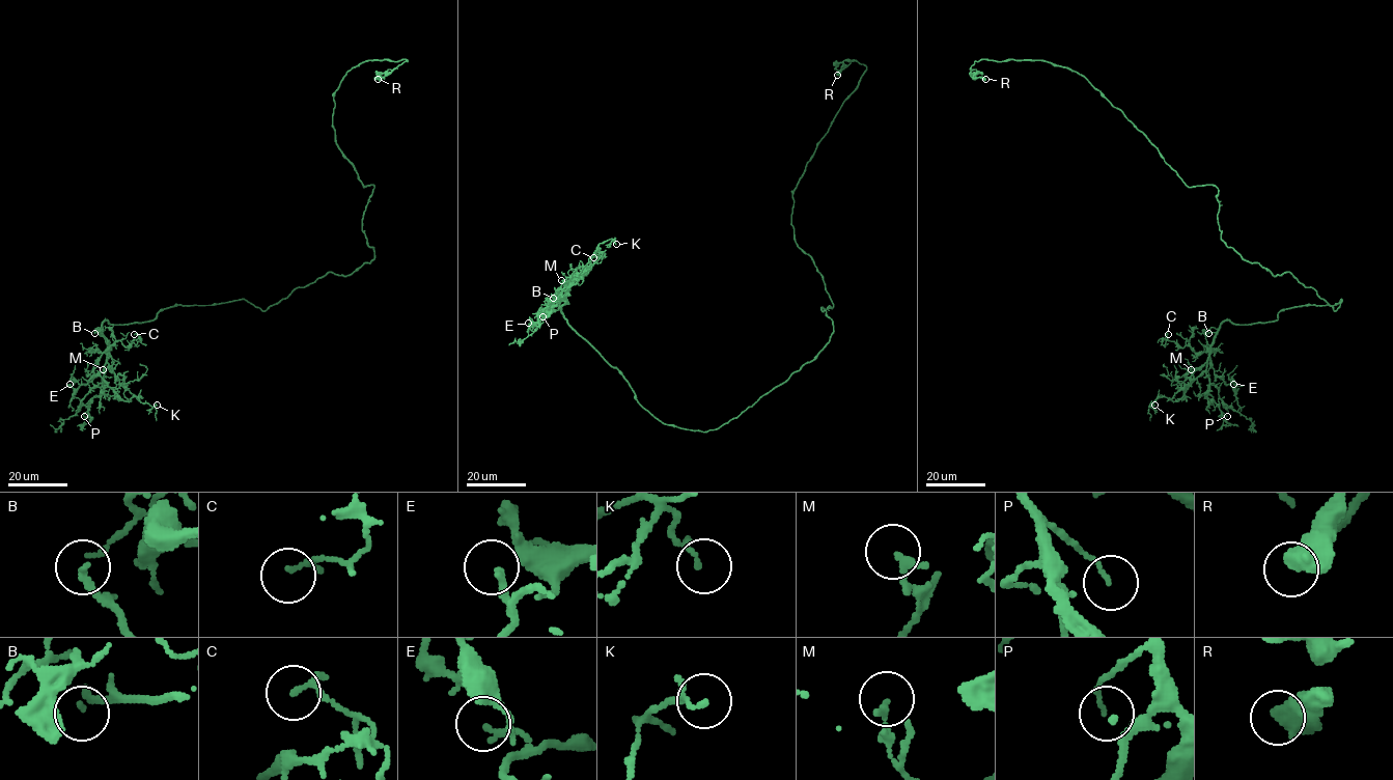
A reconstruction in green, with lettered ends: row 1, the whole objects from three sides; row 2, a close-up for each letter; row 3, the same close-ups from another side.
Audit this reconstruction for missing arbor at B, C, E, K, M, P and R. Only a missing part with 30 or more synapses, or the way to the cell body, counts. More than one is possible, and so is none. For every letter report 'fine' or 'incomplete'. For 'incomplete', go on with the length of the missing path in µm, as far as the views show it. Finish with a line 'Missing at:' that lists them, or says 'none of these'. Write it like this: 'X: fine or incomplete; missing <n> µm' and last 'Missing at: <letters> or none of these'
B: incomplete; missing 45 µm
C: fine
E: fine
K: fine
M: fine
P: fine
R: fine
Missing at: B

